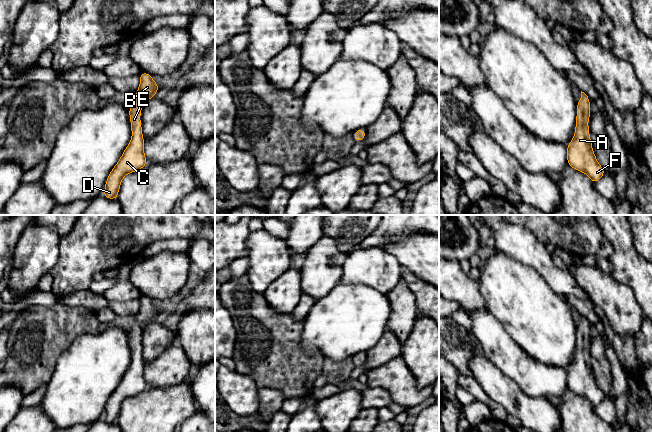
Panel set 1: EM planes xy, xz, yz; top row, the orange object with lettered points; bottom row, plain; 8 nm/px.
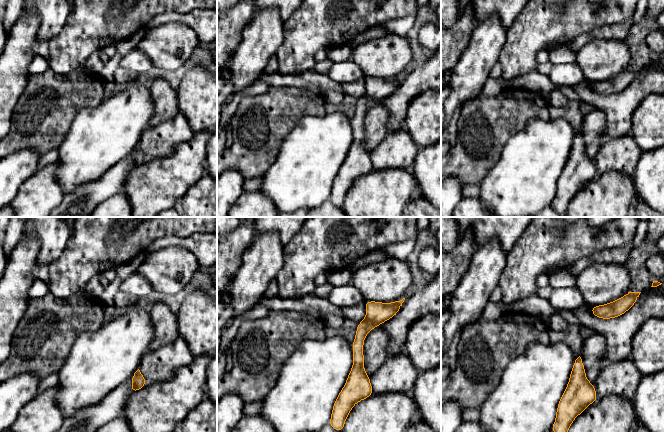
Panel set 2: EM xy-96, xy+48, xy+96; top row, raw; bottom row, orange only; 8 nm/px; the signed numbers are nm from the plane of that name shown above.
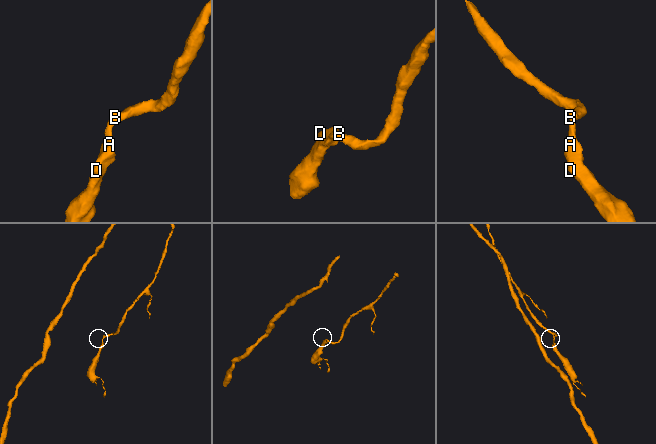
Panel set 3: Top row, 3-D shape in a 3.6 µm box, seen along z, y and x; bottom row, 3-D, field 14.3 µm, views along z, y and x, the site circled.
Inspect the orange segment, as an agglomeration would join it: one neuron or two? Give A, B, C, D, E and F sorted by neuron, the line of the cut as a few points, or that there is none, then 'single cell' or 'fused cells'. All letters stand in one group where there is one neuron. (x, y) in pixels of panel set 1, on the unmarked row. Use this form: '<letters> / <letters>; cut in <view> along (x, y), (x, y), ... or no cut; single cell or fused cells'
A B C D E F; no cut; single cell

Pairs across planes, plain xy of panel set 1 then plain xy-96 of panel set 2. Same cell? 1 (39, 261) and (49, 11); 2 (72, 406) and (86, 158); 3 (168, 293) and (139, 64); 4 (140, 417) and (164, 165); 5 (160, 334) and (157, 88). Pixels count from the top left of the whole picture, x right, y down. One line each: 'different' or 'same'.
1: same
2: same
3: different
4: same
5: same

